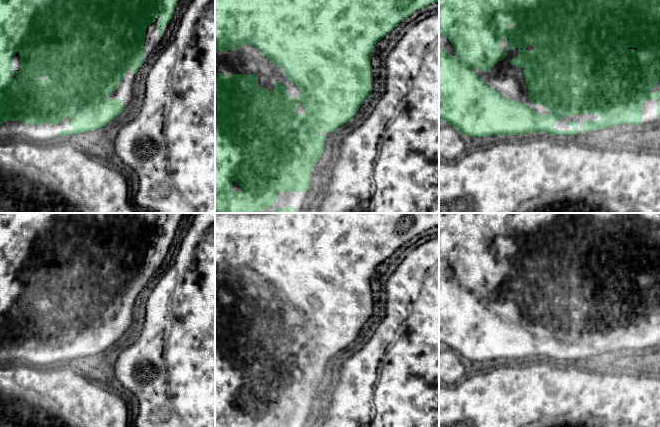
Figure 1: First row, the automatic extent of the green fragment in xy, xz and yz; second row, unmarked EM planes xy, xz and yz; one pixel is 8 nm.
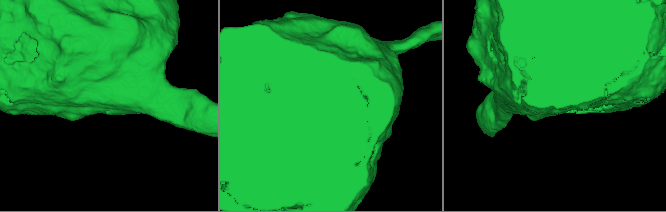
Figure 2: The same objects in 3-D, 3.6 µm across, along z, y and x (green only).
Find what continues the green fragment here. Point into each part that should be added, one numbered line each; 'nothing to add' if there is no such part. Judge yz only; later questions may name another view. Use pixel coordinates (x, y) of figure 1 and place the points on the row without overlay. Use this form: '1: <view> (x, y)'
1: yz (517, 296)

